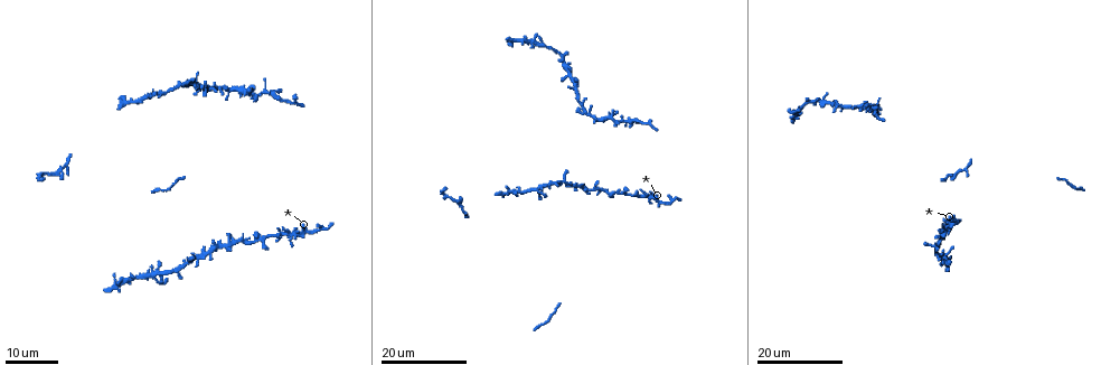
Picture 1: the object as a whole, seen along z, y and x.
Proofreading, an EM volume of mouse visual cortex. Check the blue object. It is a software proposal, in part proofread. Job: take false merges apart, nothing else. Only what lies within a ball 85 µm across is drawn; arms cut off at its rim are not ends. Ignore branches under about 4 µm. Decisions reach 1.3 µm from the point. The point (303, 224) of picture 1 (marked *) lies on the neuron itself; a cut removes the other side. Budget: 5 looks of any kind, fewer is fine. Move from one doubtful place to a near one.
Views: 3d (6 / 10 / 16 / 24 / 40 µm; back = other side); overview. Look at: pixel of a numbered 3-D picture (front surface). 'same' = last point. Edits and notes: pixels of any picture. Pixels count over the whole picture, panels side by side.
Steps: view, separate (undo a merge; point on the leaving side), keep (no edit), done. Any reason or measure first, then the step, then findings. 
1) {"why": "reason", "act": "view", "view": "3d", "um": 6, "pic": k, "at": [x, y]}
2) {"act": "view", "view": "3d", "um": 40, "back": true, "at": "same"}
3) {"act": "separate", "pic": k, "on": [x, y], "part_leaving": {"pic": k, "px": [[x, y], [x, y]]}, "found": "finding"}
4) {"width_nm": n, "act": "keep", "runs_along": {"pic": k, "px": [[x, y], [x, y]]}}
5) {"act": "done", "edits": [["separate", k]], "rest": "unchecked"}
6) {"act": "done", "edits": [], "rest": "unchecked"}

{"why": "arms part here", "act": "view", "view": "3d", "um": 24, "pic": 1, "at": [303, 235]}

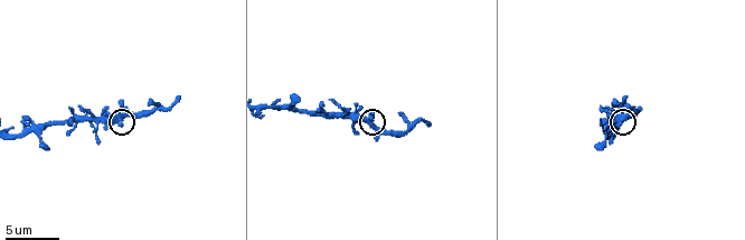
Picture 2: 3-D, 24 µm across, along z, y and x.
{"act": "view", "view": "3d", "um": 6, "pic": 2, "at": [623, 121]}

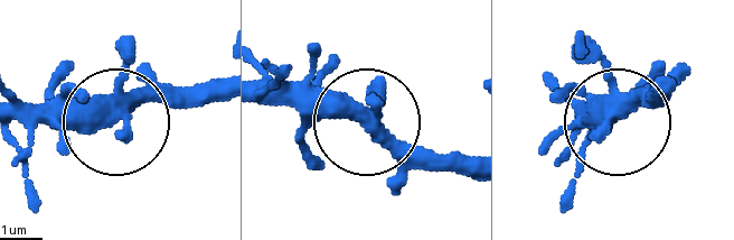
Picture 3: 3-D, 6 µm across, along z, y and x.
{"width_nm": 420, "act": "keep", "runs_along": {"pic": 3, "px": [[129, 37], [122, 116], [161, 98], [200, 98]]}, "found": "all the same neuron"}

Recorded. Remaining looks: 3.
{"why": "four arms meet", "act": "view", "view": "3d", "um": 16, "pic": 1, "at": [601, 190]}

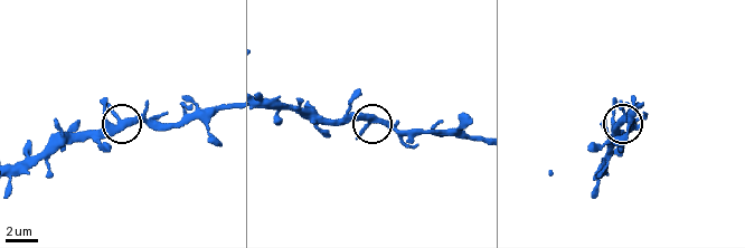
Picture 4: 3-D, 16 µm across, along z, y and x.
{"why": "closer look", "act": "view", "view": "3d", "um": 6, "pic": 4, "at": [369, 124]}

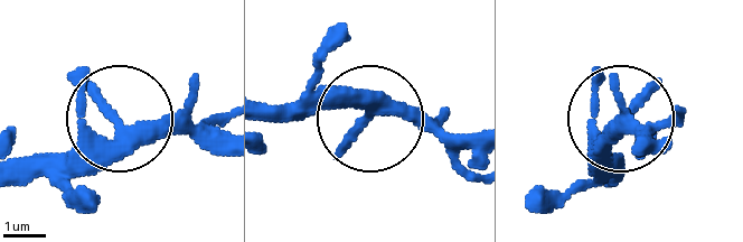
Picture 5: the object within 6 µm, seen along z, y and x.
{"why": "from behind", "act": "view", "view": "3d", "um": 6, "back": true, "pic": 5, "at": [116, 123]}

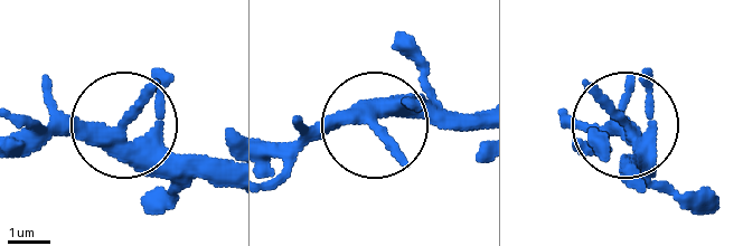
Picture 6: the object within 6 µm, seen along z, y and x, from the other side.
{"act": "keep", "runs_along": {"pic": 6, "px": [[276, 147], [423, 103]]}, "found": "continuous, no second neuron"}

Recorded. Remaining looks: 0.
{"act": "done", "edits": [], "rest": "unchecked"}

